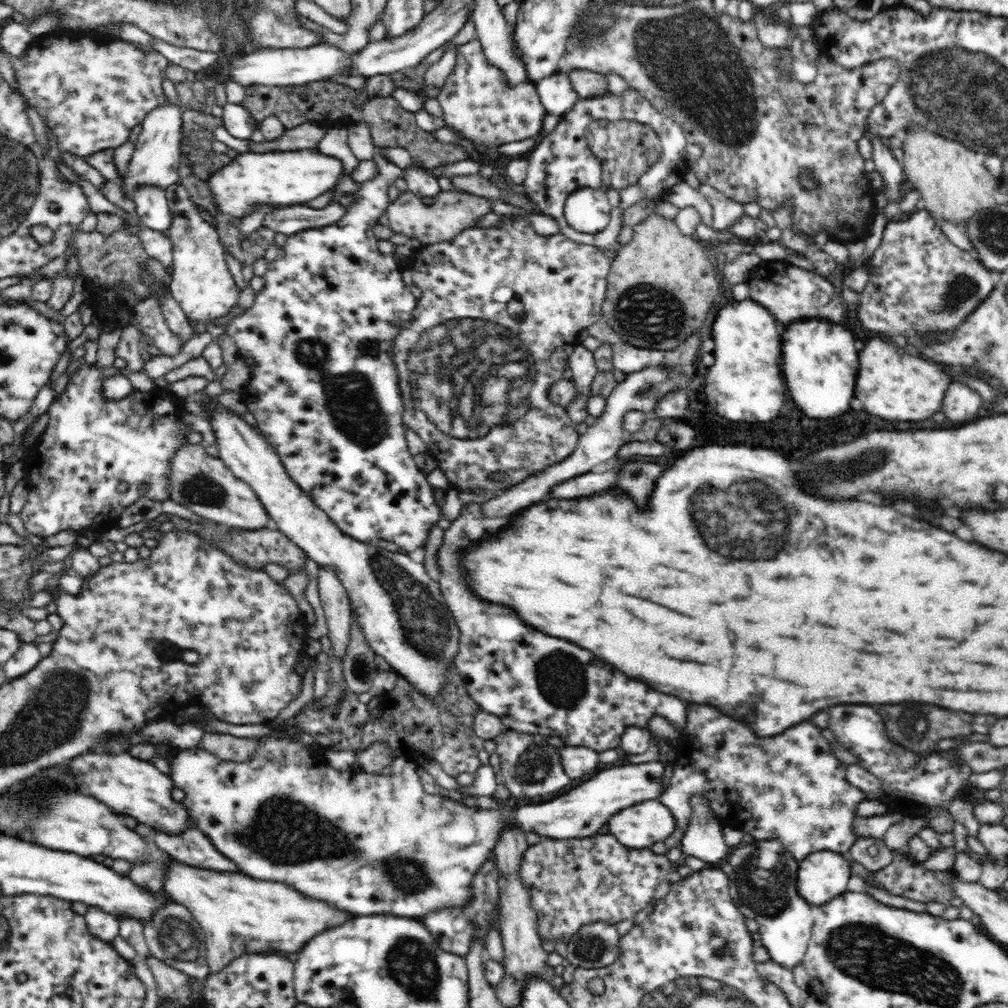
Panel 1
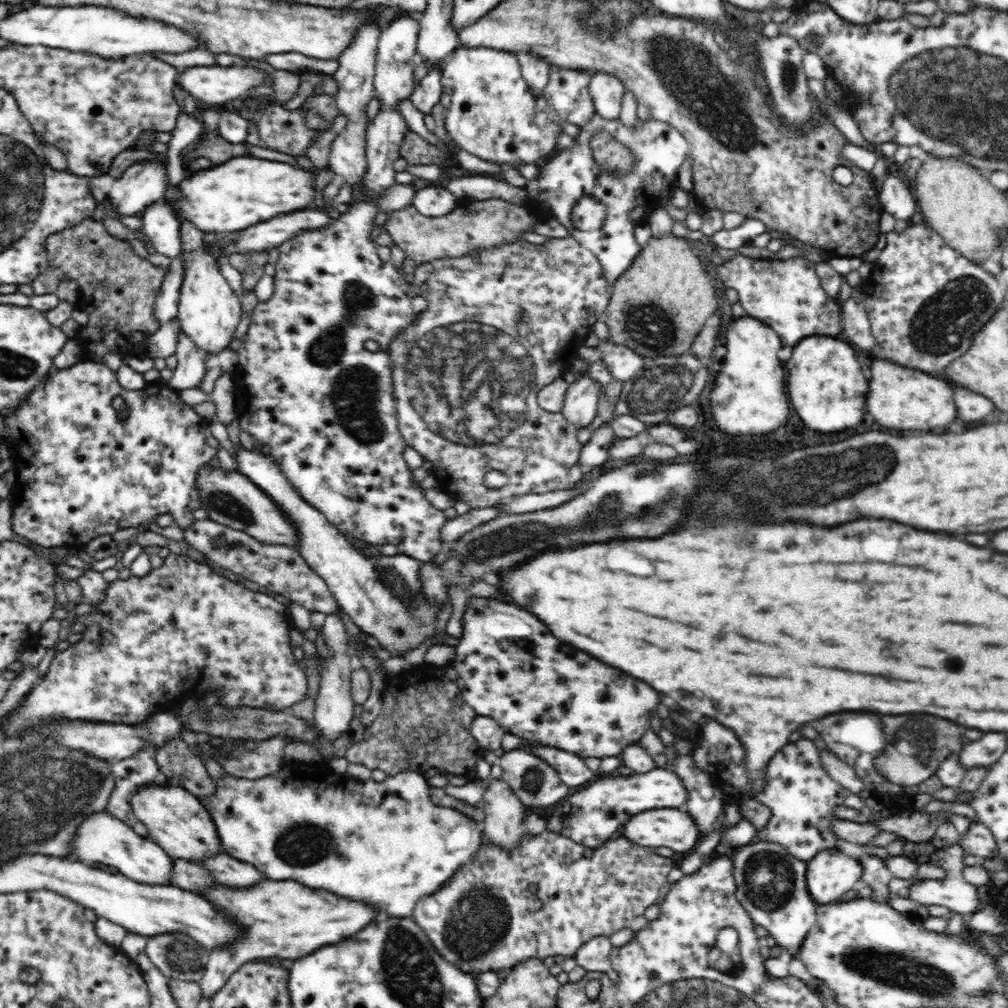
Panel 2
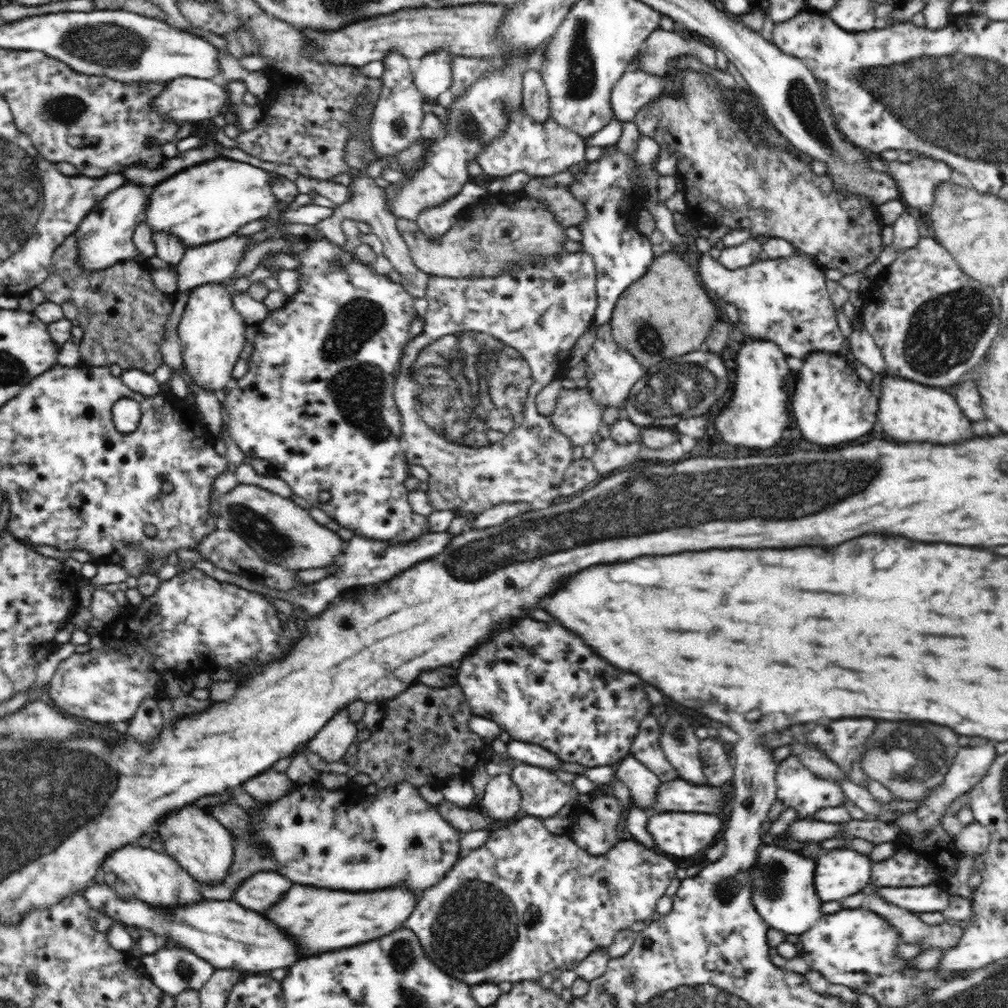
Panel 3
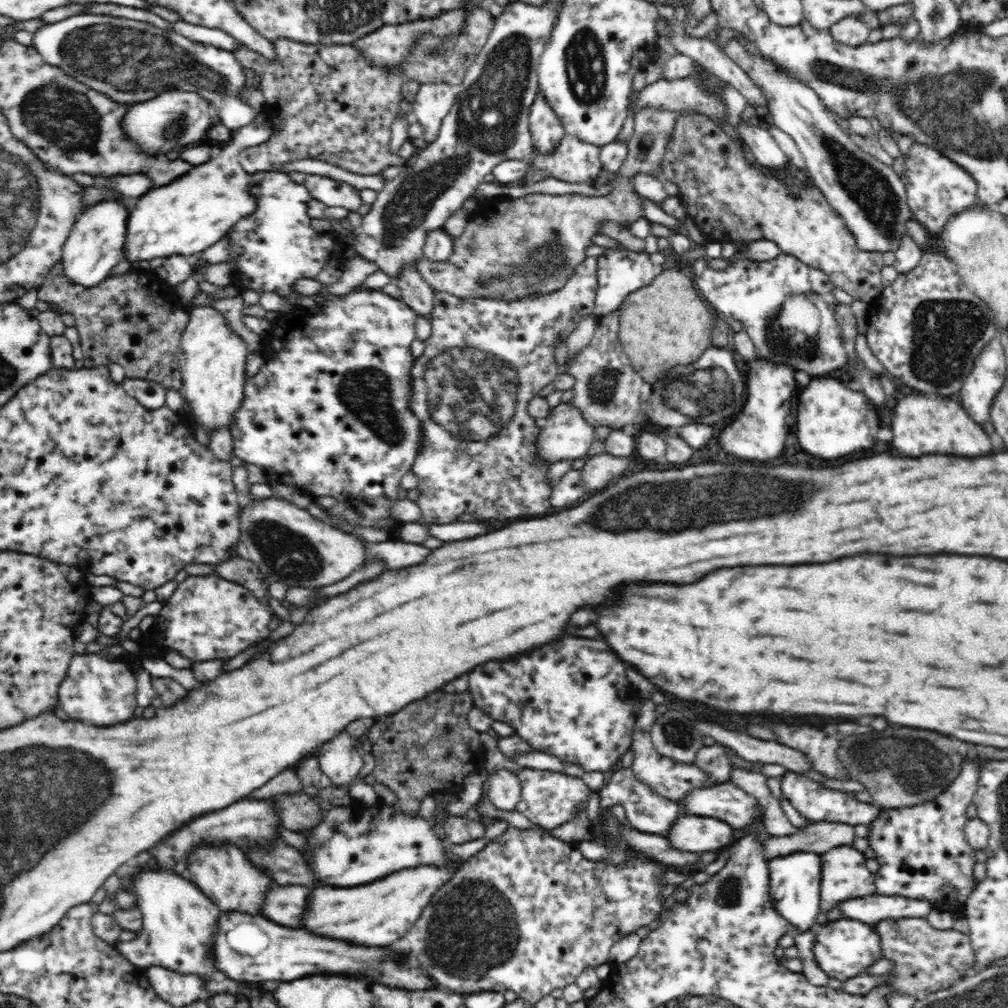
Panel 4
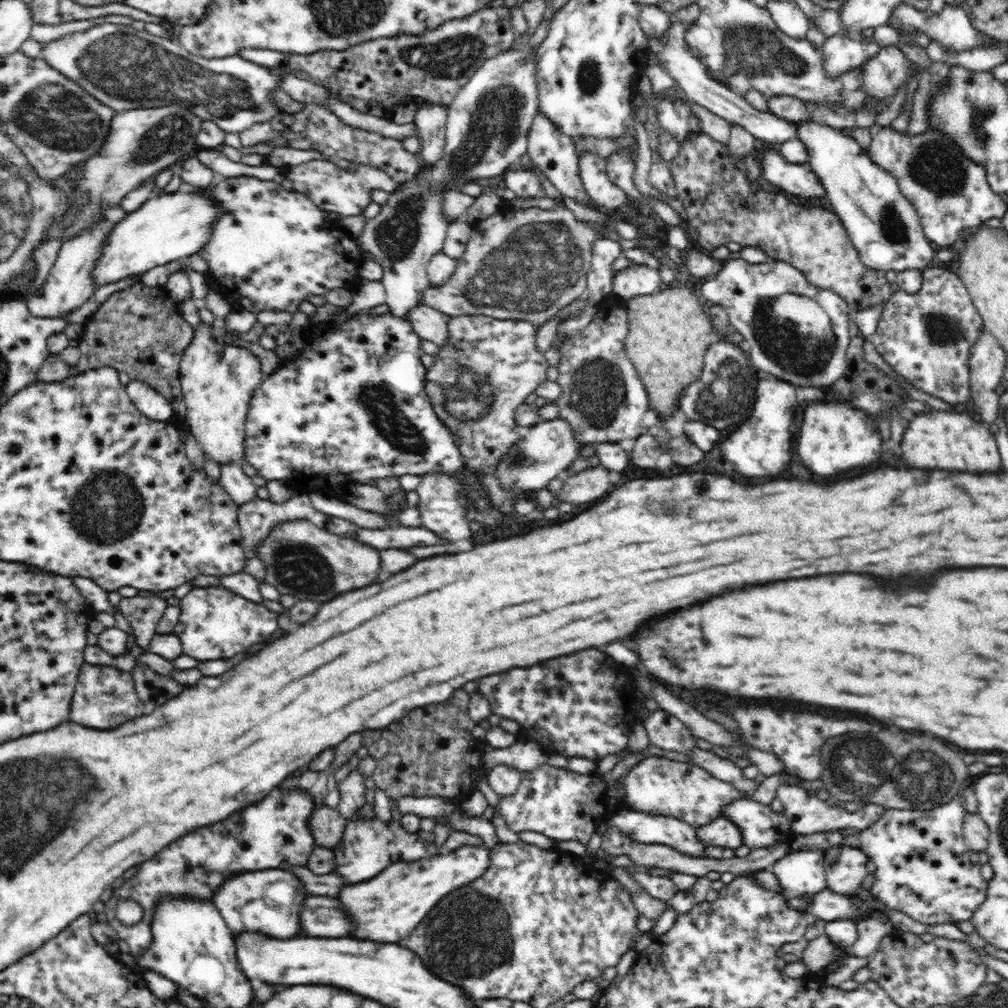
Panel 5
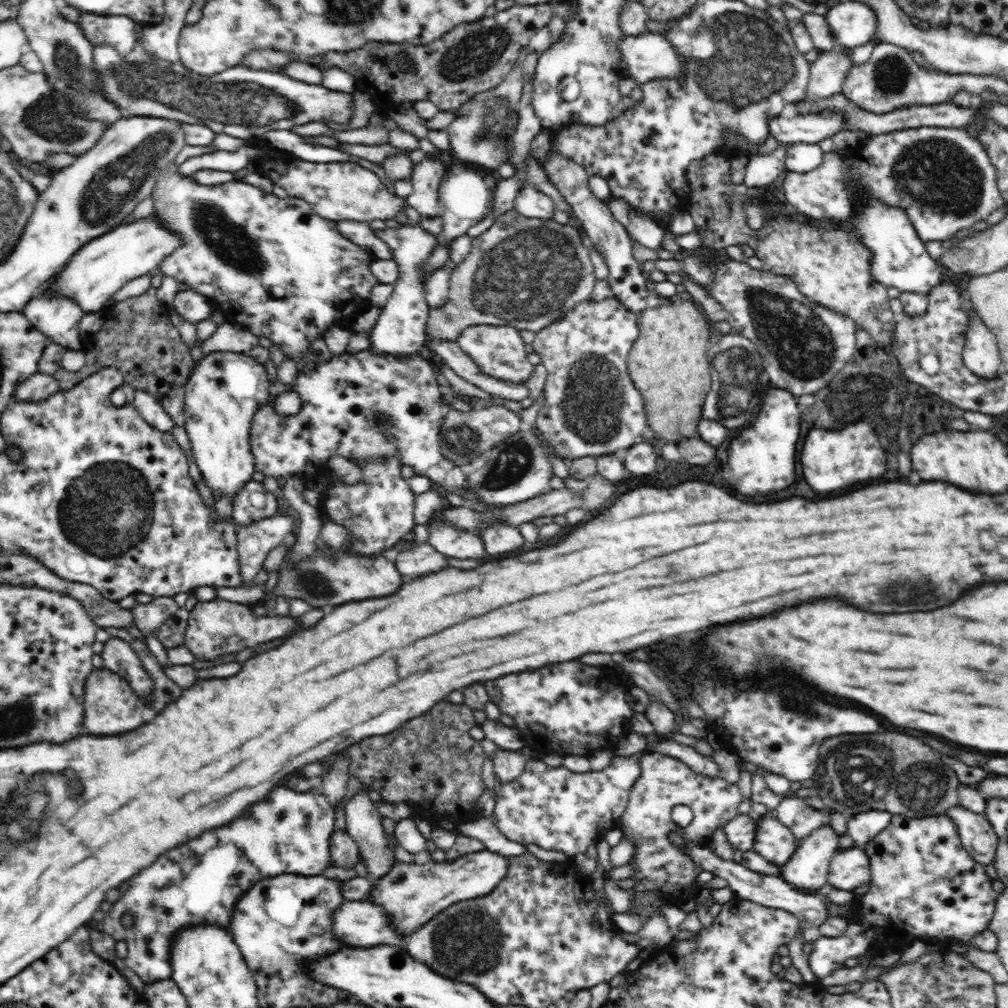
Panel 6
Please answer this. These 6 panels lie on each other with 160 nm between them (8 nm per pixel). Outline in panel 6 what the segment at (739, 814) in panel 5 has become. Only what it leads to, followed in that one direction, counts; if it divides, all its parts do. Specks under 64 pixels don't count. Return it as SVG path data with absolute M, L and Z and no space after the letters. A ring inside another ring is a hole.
M768 811L766 815L758 818L756 830L753 851L766 860L780 867L790 860L790 856L794 855L799 840L790 828L778 821L774 812Z

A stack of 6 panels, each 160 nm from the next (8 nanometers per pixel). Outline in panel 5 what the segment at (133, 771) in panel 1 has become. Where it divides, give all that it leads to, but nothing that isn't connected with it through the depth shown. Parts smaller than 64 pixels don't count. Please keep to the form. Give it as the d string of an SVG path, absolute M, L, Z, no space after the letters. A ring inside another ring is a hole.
M287 868L248 870L224 880L212 898L213 904L231 929L233 936L242 932L257 932L268 938L296 938L304 936L300 928L301 909L306 893L304 883Z

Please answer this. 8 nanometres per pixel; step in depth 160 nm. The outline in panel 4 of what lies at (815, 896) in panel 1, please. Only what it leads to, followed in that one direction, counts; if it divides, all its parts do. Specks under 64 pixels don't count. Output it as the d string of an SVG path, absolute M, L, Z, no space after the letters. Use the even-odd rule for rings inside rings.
M840 846L822 854L822 876L820 882L820 911L827 914L836 904L852 898L872 896L876 893L875 876L866 867L867 858L850 846Z

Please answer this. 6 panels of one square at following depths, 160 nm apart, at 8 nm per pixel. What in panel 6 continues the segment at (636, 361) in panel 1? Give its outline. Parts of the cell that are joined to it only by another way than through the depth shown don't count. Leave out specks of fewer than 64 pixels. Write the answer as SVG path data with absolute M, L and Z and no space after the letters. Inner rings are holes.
M615 297L602 302L591 299L576 304L572 310L553 324L536 332L532 344L534 353L539 354L546 368L543 407L536 419L536 428L553 447L553 452L564 460L582 456L608 456L616 450L630 448L647 427L647 416L641 392L630 378L627 360L632 344L638 339L637 316L628 311Z

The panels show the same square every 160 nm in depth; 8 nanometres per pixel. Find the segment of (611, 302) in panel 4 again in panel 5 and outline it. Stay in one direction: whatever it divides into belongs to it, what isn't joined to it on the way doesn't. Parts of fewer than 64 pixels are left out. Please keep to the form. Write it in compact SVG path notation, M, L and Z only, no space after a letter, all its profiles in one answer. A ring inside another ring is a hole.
M645 264L614 272L612 286L612 294L625 300L652 295L665 288L658 271Z

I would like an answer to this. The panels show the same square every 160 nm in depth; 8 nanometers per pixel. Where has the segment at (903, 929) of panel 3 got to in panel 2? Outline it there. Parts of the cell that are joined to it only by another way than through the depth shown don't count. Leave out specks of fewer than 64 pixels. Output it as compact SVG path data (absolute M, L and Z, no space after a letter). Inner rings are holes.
M862 854L860 863L862 863L862 870L864 870L861 878L872 888L872 898L878 904L889 905L890 890L888 889L888 884L890 884L893 876L888 870L886 859Z

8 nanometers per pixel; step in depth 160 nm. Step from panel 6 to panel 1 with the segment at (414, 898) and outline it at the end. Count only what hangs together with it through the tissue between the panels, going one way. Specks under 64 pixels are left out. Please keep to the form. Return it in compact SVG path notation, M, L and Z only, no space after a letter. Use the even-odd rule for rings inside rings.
M168 860L164 872L163 892L188 908L205 932L206 958L209 974L226 968L242 954L294 954L308 940L328 928L342 926L350 914L322 900L302 896L296 888L280 882L252 880L242 872L216 872Z

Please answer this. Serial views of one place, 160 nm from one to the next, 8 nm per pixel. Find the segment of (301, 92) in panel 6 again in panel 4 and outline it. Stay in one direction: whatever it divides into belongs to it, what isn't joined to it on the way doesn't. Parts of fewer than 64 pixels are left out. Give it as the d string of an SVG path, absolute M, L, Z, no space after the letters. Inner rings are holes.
M78 14L38 29L32 46L44 62L61 68L114 102L142 103L174 88L199 92L210 102L212 113L232 132L250 124L256 114L241 96L246 76L234 52L194 42L151 23L104 14Z

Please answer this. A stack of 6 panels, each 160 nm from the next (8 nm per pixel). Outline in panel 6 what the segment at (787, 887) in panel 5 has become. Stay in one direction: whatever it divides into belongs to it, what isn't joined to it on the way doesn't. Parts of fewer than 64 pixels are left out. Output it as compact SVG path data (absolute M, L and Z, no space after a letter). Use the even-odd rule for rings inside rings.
M828 824L800 839L794 855L780 866L780 876L794 888L822 888L827 884L830 860L840 849L839 838Z

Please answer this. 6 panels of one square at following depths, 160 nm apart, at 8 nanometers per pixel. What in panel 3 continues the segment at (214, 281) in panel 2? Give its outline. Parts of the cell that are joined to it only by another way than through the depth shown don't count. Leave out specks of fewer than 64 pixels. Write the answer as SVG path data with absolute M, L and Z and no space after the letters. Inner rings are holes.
M208 282L190 292L178 326L183 365L195 384L218 393L233 385L232 372L244 348L247 325L234 309L229 288L221 283Z

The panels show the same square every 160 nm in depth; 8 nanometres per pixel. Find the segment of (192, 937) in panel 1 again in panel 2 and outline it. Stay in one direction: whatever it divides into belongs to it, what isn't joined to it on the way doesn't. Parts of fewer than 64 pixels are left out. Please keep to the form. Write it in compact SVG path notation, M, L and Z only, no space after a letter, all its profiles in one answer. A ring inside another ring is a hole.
M181 932L148 937L145 953L167 979L184 982L199 982L209 954L191 936Z

